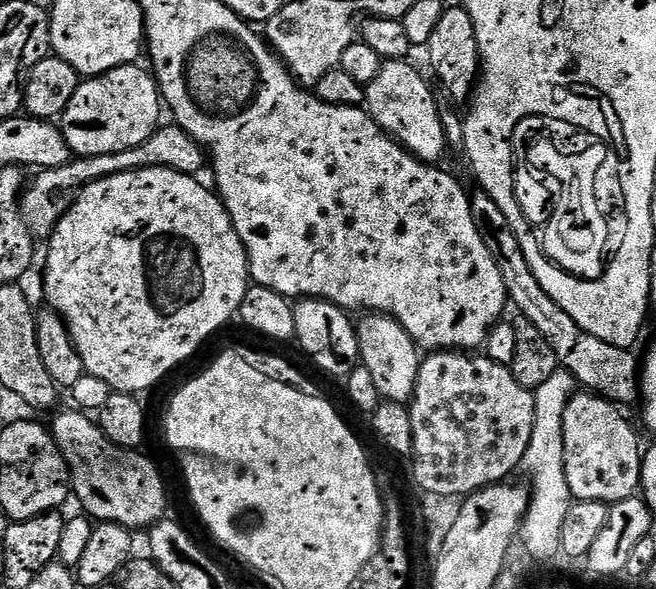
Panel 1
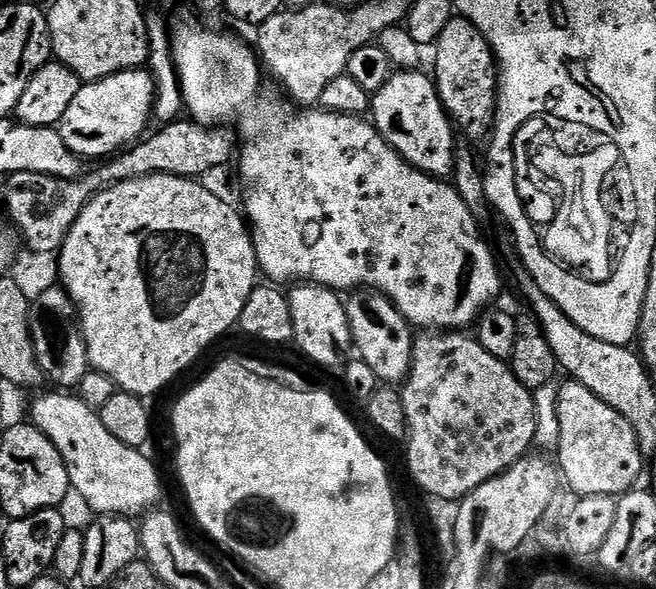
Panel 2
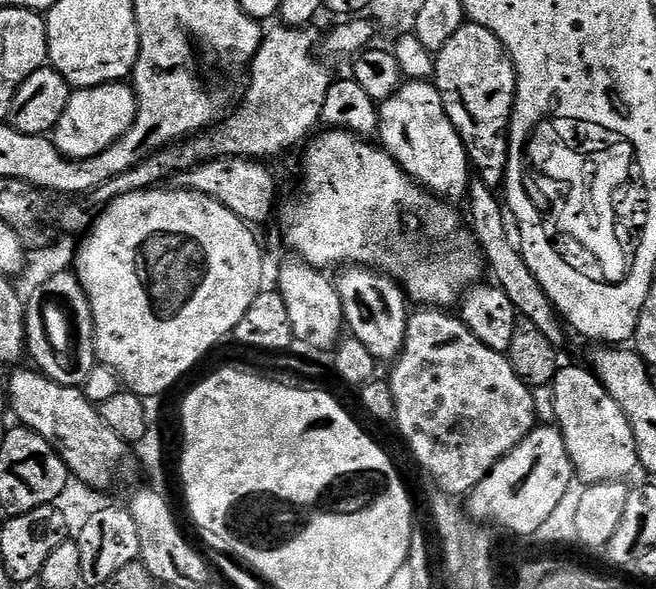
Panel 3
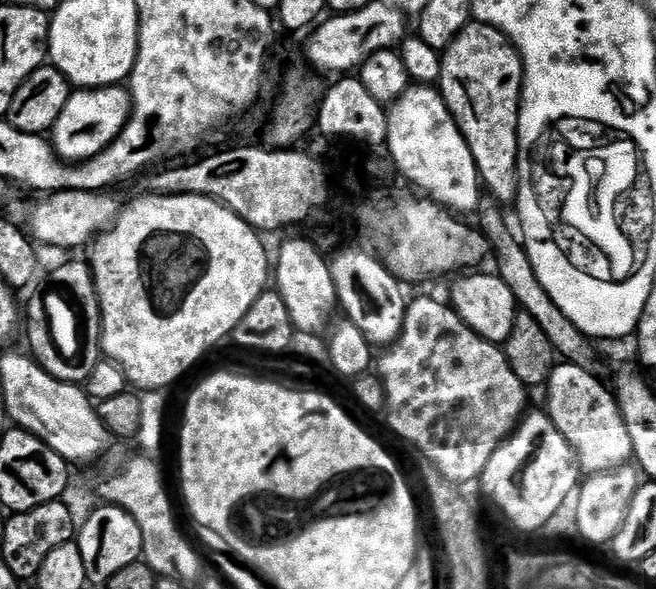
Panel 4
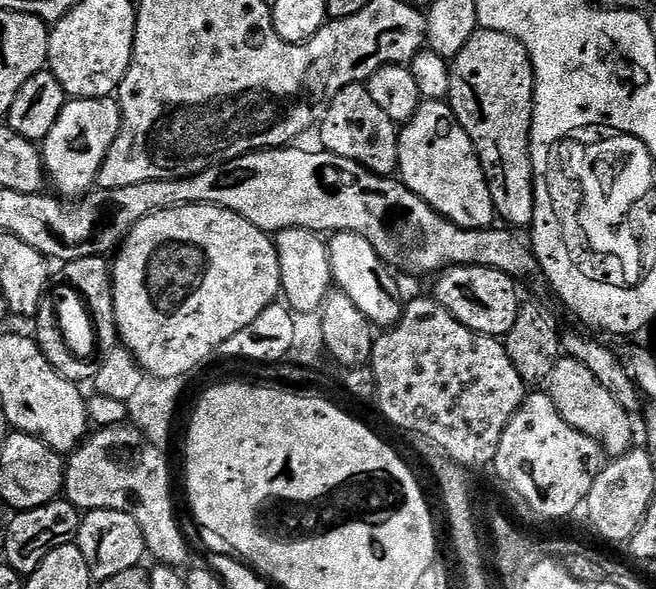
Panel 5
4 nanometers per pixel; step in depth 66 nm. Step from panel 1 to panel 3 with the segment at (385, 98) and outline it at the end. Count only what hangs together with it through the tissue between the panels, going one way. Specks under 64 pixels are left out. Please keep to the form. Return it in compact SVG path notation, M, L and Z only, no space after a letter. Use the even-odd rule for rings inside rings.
M423 80L401 83L398 91L379 105L378 111L379 143L417 184L440 198L463 197L467 193L470 183L468 155L442 106L435 83Z

